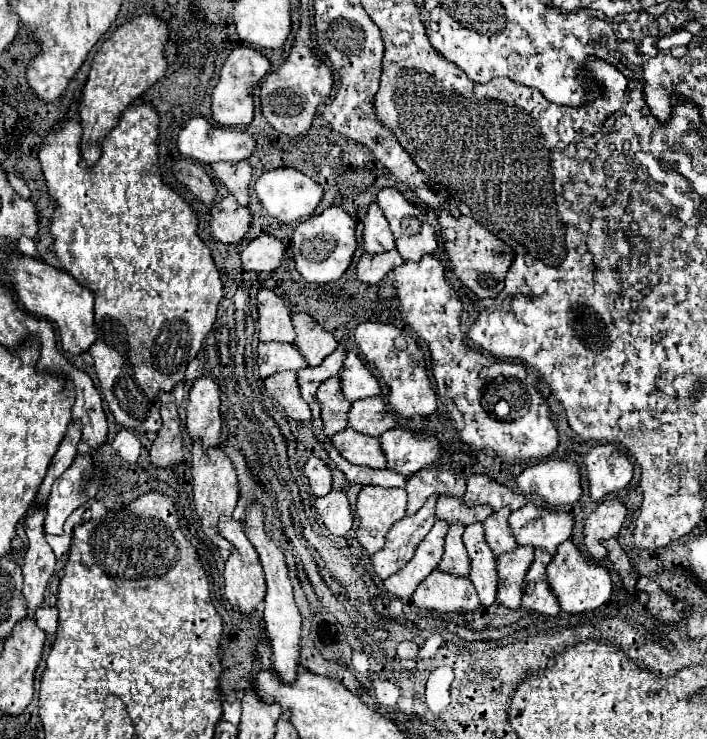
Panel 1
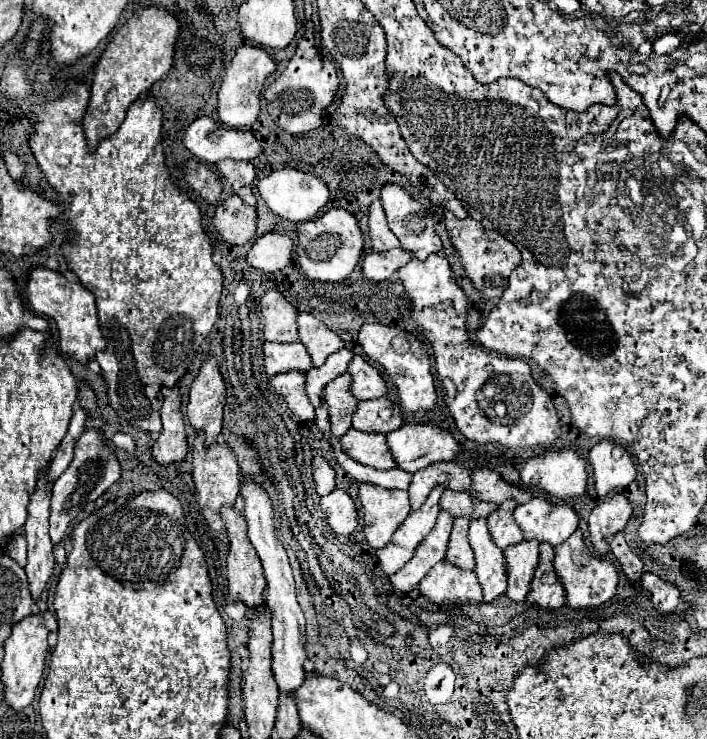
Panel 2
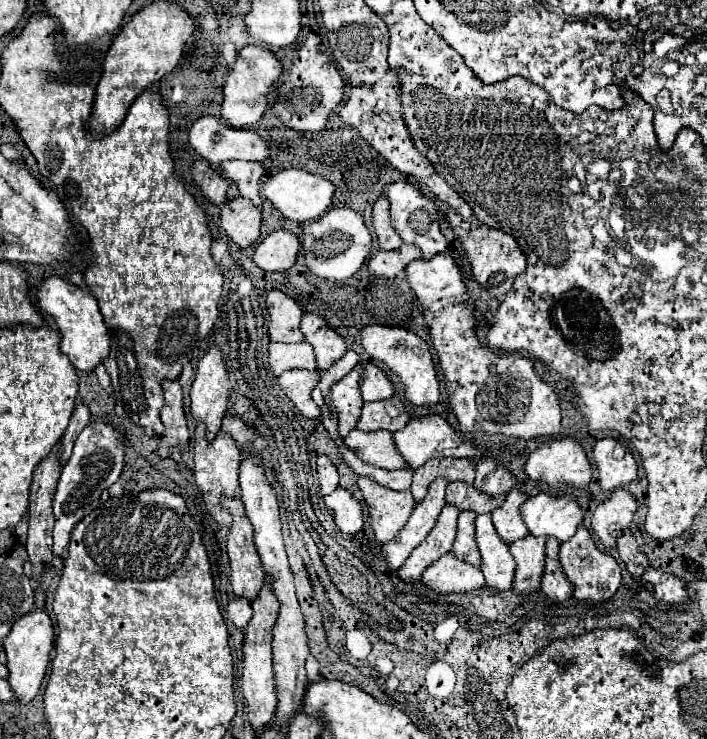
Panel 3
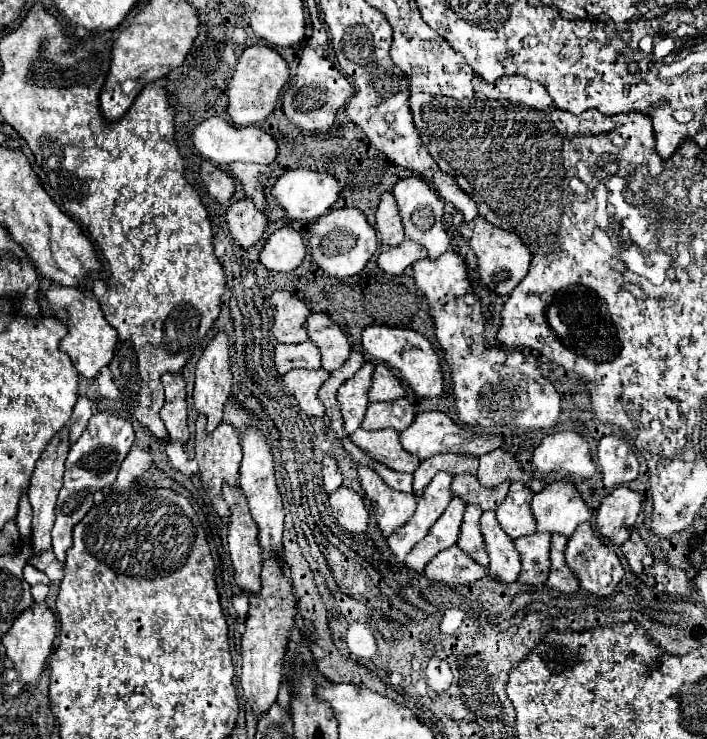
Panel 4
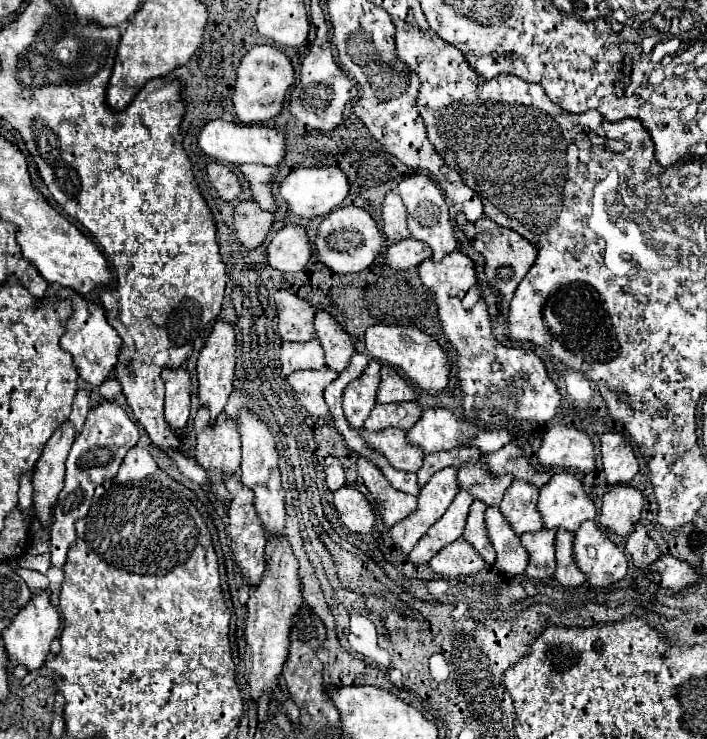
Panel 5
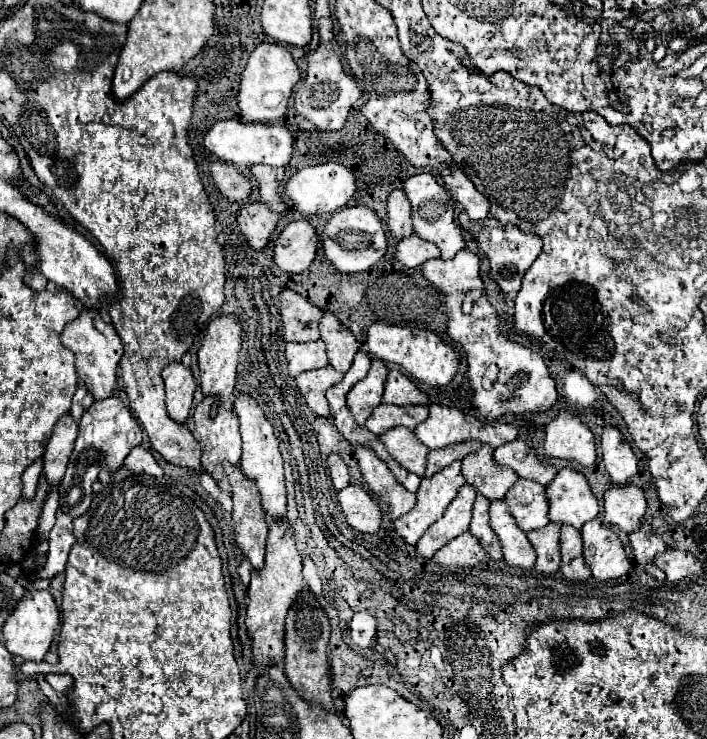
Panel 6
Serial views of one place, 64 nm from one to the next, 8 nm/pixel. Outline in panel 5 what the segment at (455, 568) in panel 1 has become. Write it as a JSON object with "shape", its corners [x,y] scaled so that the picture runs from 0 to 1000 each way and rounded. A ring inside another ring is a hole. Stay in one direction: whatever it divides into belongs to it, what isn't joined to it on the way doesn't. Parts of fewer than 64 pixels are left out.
{"shape":[[[670,677],[662,693],[662,704],[659,704],[659,714],[653,728],[668,736],[668,742],[682,752],[682,758],[693,766],[699,763],[699,742],[693,739],[690,728],[687,728],[687,714],[685,714],[685,693],[687,693],[687,682]]]}

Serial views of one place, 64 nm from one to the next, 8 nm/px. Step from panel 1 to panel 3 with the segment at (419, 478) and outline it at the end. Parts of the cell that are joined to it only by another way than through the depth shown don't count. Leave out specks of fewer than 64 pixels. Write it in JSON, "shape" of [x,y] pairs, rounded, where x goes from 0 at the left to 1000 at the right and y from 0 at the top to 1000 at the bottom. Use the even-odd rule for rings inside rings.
{"shape":[[[620,620],[603,625],[597,633],[586,639],[580,666],[588,679],[597,679],[605,658],[617,647],[634,647],[636,652],[656,652],[668,655],[670,652],[670,628],[662,620]]]}

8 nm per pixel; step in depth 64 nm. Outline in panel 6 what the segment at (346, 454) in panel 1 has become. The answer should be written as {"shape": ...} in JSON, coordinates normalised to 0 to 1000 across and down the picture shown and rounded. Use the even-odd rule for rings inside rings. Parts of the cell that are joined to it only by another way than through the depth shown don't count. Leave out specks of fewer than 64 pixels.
{"shape":[[[552,579],[537,590],[537,598],[546,604],[549,614],[577,639],[591,644],[600,641],[603,633],[603,604],[586,593],[583,582],[574,579]]]}

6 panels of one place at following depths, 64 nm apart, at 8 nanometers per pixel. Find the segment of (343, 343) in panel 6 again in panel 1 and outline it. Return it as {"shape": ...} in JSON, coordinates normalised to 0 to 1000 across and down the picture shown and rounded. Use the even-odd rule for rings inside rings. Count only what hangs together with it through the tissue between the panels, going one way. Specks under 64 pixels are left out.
{"shape":[[[413,425],[413,441],[419,447],[416,468],[427,476],[436,495],[450,495],[478,468],[475,457],[436,425]]]}

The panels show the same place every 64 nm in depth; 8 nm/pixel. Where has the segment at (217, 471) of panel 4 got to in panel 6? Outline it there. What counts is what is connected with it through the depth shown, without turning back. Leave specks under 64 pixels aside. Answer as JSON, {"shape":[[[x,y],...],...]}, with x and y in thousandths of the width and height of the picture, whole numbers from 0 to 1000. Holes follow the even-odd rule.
{"shape":[[[289,539],[277,555],[274,555],[274,571],[277,571],[277,582],[274,582],[274,590],[277,595],[283,598],[286,604],[286,633],[306,650],[306,655],[325,666],[325,655],[322,655],[322,647],[317,641],[317,625],[325,625],[325,628],[337,628],[339,625],[339,585],[337,585],[337,563],[331,560],[331,555],[322,555],[322,552],[314,552],[308,555],[308,560],[300,566],[297,563],[297,539]]]}

